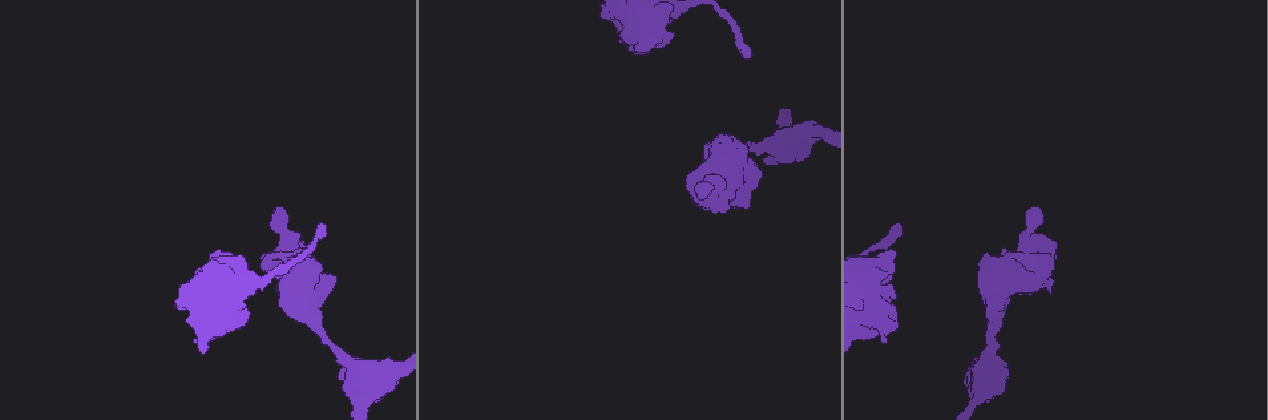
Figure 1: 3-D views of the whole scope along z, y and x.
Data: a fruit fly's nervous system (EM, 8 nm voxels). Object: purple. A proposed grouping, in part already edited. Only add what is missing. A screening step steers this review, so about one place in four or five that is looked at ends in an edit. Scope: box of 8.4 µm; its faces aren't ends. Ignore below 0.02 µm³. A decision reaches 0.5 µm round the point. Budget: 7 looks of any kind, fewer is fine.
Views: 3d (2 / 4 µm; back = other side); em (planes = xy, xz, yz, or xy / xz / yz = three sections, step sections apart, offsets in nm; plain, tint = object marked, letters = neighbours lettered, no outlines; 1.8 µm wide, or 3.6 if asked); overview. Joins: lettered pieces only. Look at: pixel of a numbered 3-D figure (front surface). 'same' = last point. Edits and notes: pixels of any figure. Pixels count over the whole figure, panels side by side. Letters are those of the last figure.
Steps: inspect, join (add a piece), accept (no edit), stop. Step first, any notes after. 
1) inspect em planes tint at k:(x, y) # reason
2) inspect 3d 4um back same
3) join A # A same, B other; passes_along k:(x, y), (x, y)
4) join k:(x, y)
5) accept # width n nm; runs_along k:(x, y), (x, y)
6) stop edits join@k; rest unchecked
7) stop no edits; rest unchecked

inspect em xz step 16 letters at 1:(644, 48) # an open end

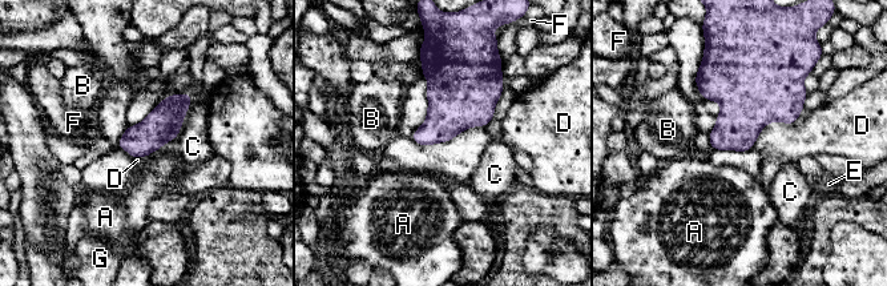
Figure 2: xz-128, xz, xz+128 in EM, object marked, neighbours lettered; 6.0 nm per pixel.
inspect em planes letters same # another direction

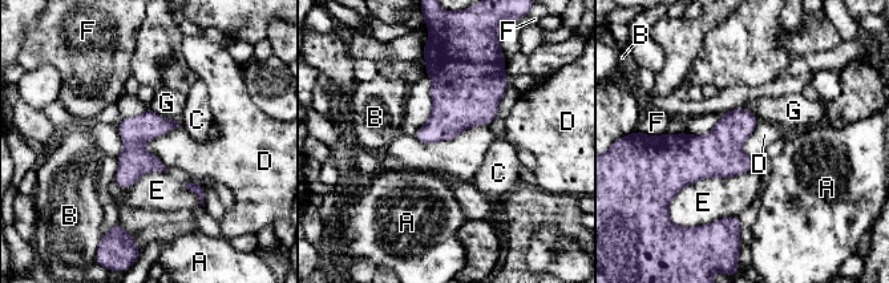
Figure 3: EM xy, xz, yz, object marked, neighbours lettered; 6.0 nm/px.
accept # A other, B other, C other, D other, E other, F other, G other; border 3:(488, 124), (431, 144), (413, 136); no lettered piece goes on from it

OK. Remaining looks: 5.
inspect em planes letters at 1:(323, 225) # free end

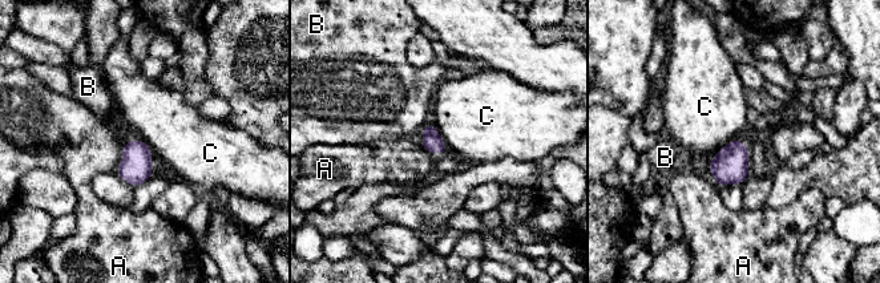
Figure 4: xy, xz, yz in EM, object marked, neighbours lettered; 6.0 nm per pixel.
accept # longest_contact C 220 nm; A other, B other, C other; border 4:(430, 121), (438, 130), (447, 152); none of them fits

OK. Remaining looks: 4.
inspect 3d 4um at 1:(995, 306) # sudden change in width

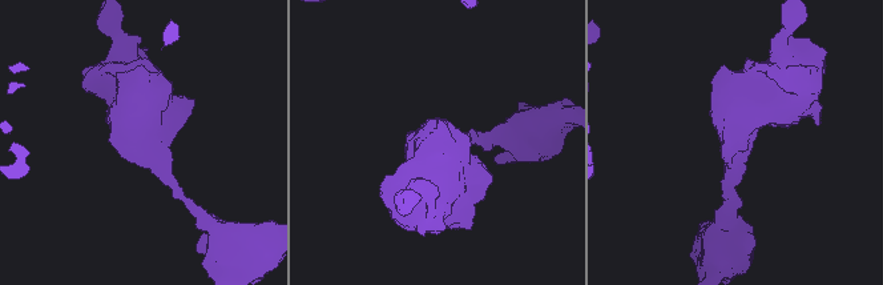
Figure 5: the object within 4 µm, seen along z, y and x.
inspect em 3.6um planes plain at 5:(737, 144) # now the EM

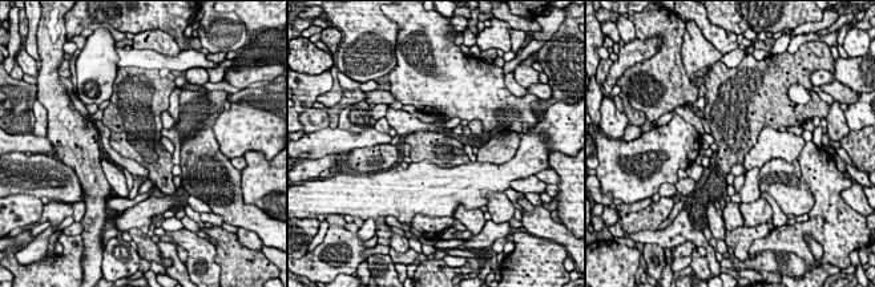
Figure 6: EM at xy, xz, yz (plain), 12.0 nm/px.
inspect em 3.6um planes letters same # see the neighbours

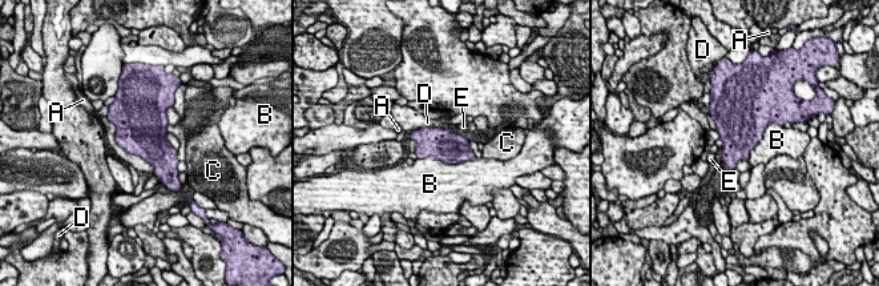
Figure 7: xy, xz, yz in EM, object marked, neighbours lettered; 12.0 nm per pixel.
accept # A other, B other, C other, D other, E other; border 7:(418, 157), (446, 162), (475, 158); none of them fits

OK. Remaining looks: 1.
stop no edits; rest unchecked

